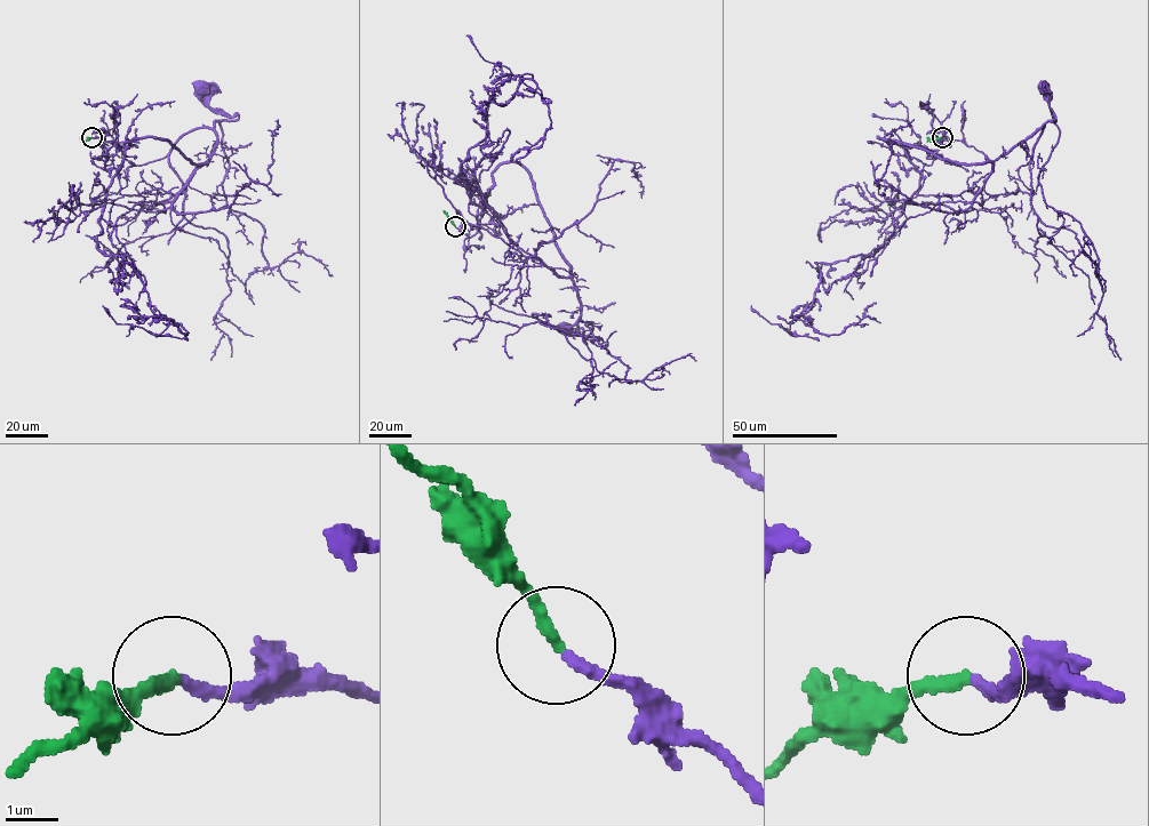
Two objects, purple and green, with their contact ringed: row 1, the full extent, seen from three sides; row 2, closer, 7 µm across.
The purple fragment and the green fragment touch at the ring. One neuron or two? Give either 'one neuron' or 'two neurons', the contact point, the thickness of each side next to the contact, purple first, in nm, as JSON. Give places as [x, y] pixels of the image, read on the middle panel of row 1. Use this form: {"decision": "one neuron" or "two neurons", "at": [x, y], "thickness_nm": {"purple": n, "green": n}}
{"decision": "one neuron", "at": [455, 226], "thickness_nm": {"purple": 200, "green": 240}}

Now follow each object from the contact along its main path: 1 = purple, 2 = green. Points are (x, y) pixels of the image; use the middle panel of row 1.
1: (455, 227), (473, 234), (493, 171), (518, 162), (569, 266), (579, 331), (601, 339), (564, 330)
2: (455, 227), (444, 210)

